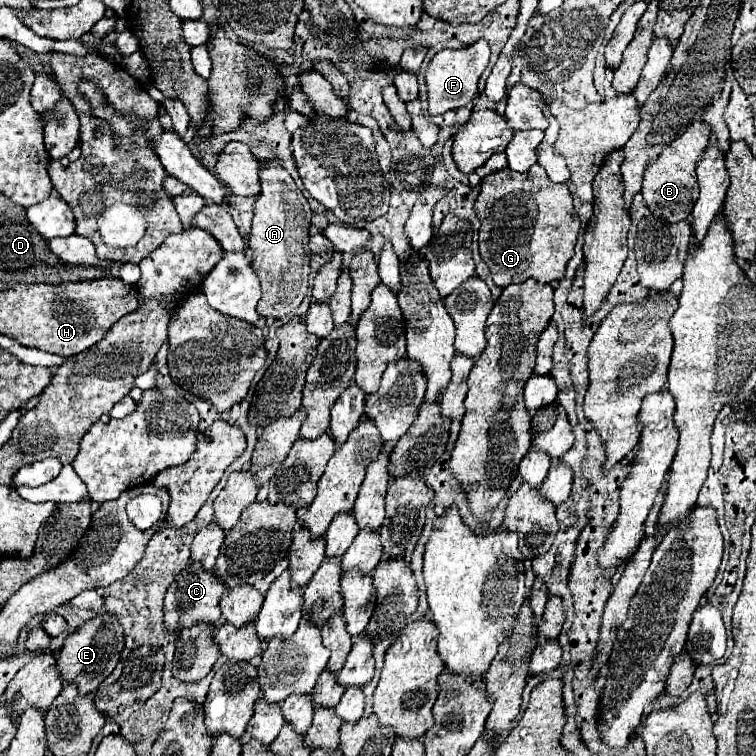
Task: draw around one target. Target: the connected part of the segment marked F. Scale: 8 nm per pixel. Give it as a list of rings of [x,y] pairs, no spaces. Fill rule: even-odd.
[[[477,40],[471,46],[459,50],[441,50],[433,56],[427,66],[425,82],[427,82],[427,110],[431,116],[443,114],[447,110],[457,110],[467,106],[477,94],[477,82],[483,70],[489,64],[489,46],[485,40]]]

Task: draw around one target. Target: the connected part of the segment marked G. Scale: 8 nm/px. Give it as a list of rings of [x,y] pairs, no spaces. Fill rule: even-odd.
[[[533,164],[525,174],[509,168],[497,170],[481,180],[473,208],[481,222],[479,252],[497,286],[505,288],[527,278],[551,284],[565,276],[565,264],[573,256],[579,232],[579,216],[573,210],[567,184],[553,184],[539,164]]]

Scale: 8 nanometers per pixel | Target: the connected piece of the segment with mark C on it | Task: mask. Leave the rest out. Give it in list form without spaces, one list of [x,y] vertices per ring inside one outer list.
[[[187,564],[185,570],[177,574],[173,584],[169,586],[165,594],[165,630],[167,632],[181,632],[183,628],[189,628],[193,624],[211,624],[213,630],[219,630],[221,626],[221,612],[219,612],[219,600],[223,596],[225,588],[219,582],[219,578],[213,572],[203,570],[199,564]]]

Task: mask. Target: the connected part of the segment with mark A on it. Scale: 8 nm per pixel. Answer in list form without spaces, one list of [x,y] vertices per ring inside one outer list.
[[[279,158],[265,160],[259,166],[261,192],[253,206],[249,248],[253,250],[253,270],[261,282],[261,300],[257,312],[265,318],[285,318],[307,294],[309,286],[309,222],[311,208],[303,192]]]

